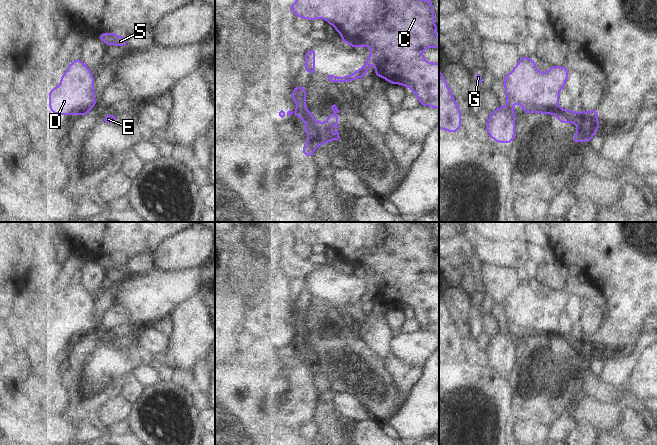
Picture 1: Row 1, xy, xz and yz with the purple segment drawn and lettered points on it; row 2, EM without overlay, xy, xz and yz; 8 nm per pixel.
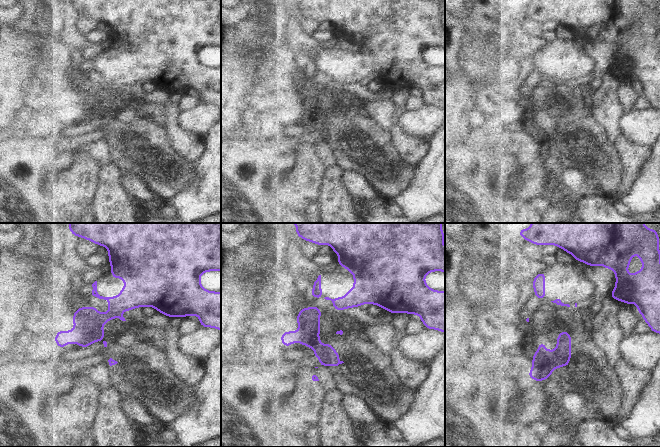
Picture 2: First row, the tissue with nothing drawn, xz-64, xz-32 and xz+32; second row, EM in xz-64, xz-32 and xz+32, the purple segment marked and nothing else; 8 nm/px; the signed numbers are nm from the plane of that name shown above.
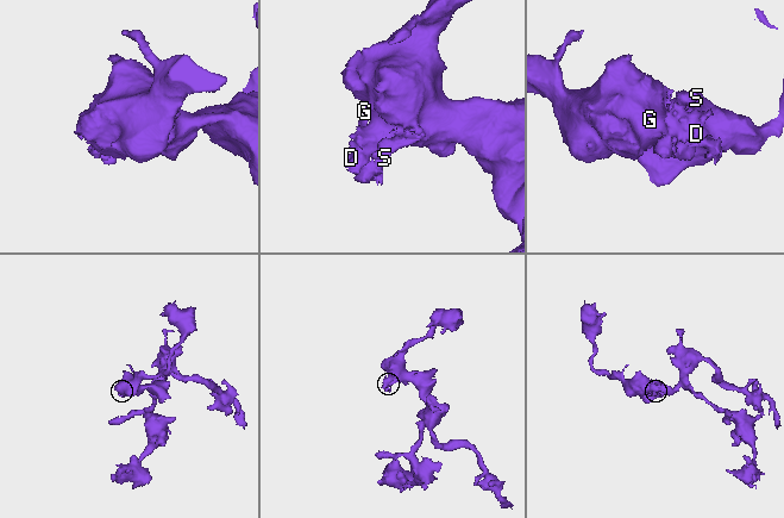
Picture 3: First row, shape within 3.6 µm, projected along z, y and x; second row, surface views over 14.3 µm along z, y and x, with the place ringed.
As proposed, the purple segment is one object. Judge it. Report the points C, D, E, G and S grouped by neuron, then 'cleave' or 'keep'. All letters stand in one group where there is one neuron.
C D G S / E | cleave

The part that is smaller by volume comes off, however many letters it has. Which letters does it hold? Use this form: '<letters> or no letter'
E

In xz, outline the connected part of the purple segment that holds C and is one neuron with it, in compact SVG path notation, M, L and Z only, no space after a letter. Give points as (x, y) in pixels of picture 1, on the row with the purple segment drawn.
M297 0L289 6L289 9L300 18L327 20L341 34L341 39L357 50L360 45L371 49L372 55L365 56L368 63L361 69L342 78L326 74L328 82L350 82L359 77L364 78L373 61L376 67L374 76L381 76L390 84L401 84L411 88L421 105L439 110L439 63L428 63L422 55L423 49L429 47L439 49L439 38L435 35L438 25L433 23L433 2L432 0Z

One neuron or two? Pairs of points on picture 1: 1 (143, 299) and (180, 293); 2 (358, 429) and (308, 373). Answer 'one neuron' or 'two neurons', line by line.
1: one neuron
2: two neurons

